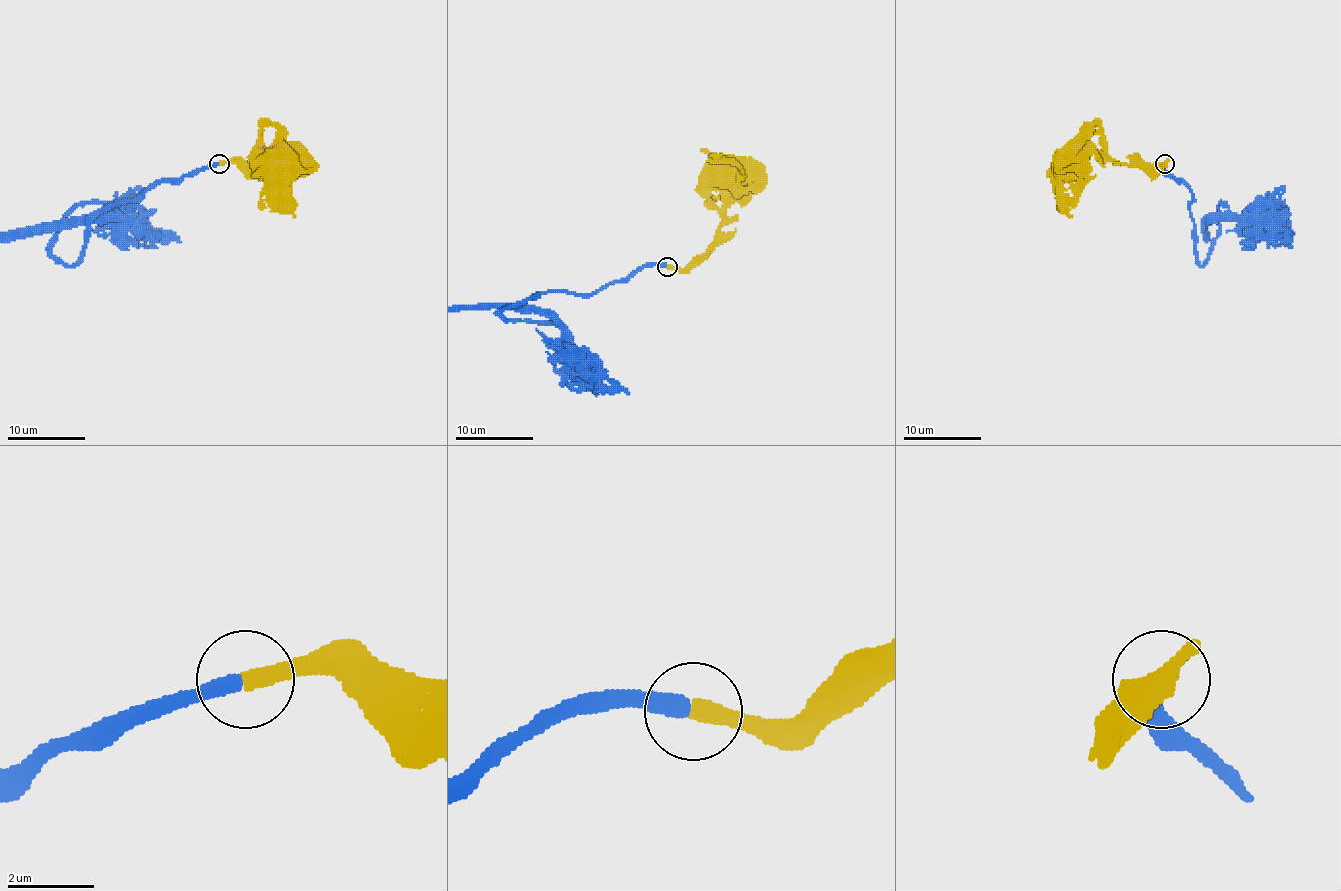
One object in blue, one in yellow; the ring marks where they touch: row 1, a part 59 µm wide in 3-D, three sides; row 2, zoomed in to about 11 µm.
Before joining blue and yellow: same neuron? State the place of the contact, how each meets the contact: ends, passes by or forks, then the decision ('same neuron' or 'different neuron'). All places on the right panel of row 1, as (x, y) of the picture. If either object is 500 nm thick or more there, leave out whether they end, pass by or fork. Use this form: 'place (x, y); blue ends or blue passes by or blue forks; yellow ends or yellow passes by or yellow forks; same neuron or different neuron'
place (1164, 163); blue ends; yellow ends; same neuron

